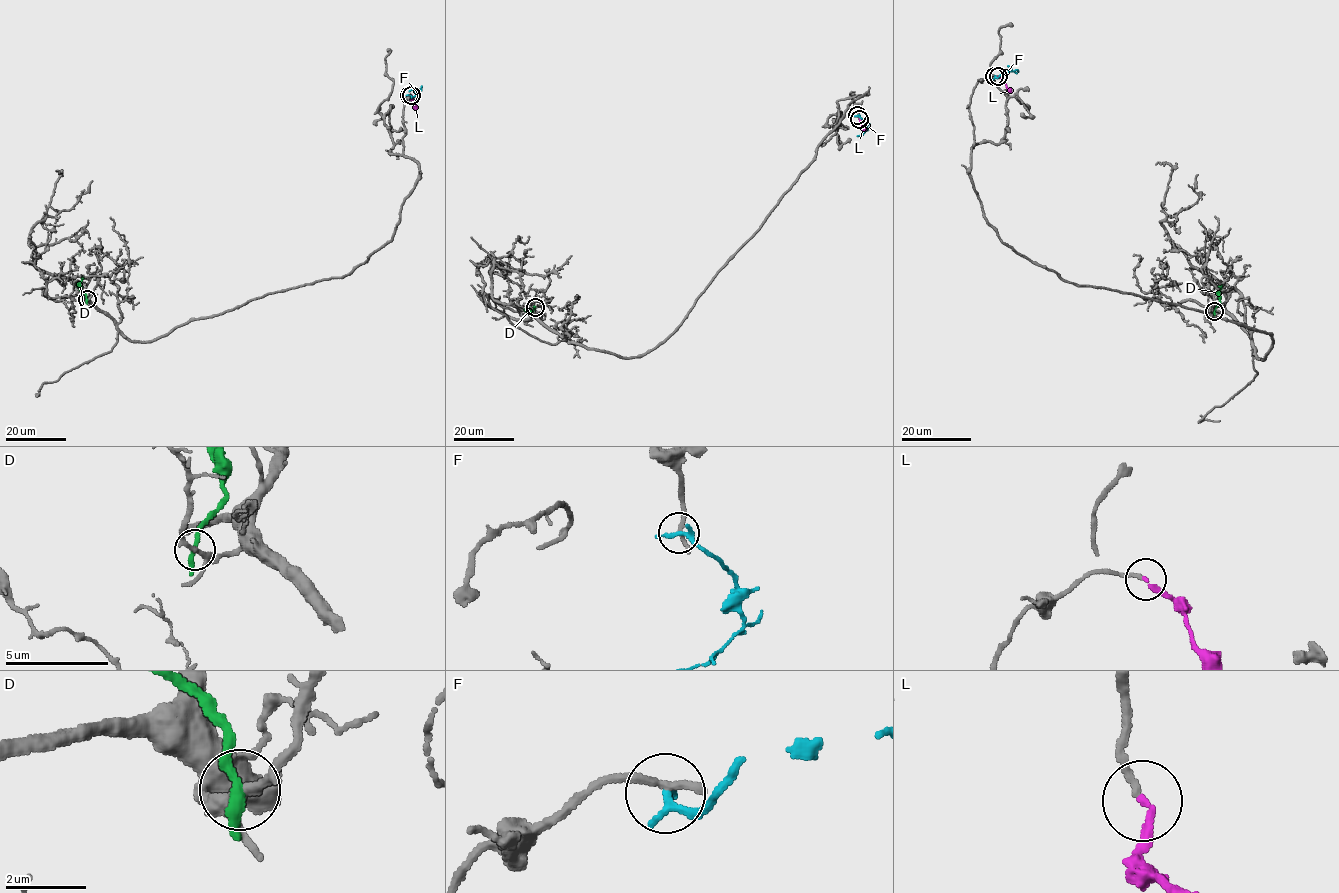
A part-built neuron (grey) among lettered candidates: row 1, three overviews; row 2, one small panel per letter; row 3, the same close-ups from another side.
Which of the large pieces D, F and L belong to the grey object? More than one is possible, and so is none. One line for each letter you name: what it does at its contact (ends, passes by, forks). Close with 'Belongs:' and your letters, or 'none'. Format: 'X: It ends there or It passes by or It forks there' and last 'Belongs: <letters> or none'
L: It ends there
Belongs: L

